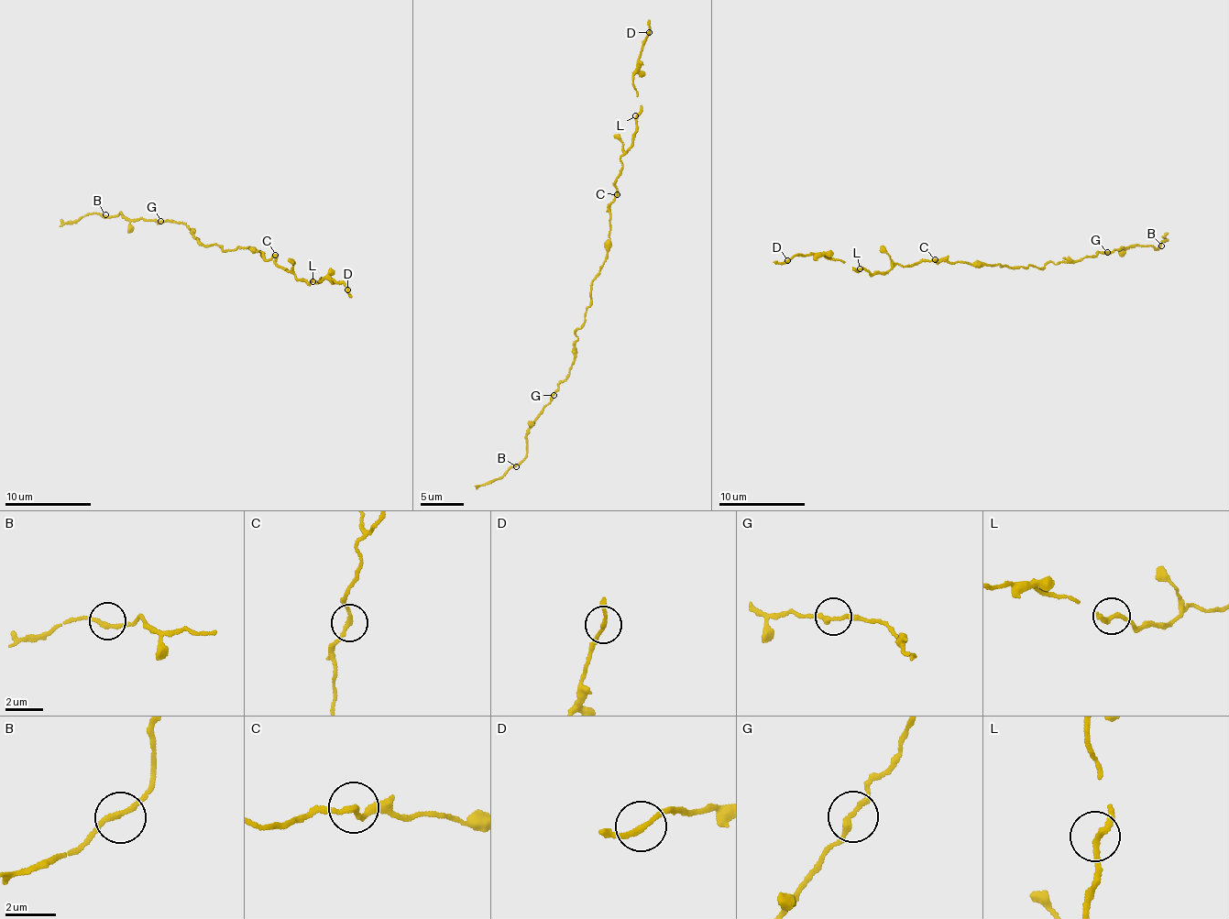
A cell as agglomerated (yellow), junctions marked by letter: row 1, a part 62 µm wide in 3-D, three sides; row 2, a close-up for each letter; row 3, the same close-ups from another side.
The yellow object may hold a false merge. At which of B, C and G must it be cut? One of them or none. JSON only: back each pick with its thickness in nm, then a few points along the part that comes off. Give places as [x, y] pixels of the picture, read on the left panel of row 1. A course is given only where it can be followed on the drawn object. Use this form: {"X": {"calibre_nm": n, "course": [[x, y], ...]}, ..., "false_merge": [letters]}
{"false_merge": []}

